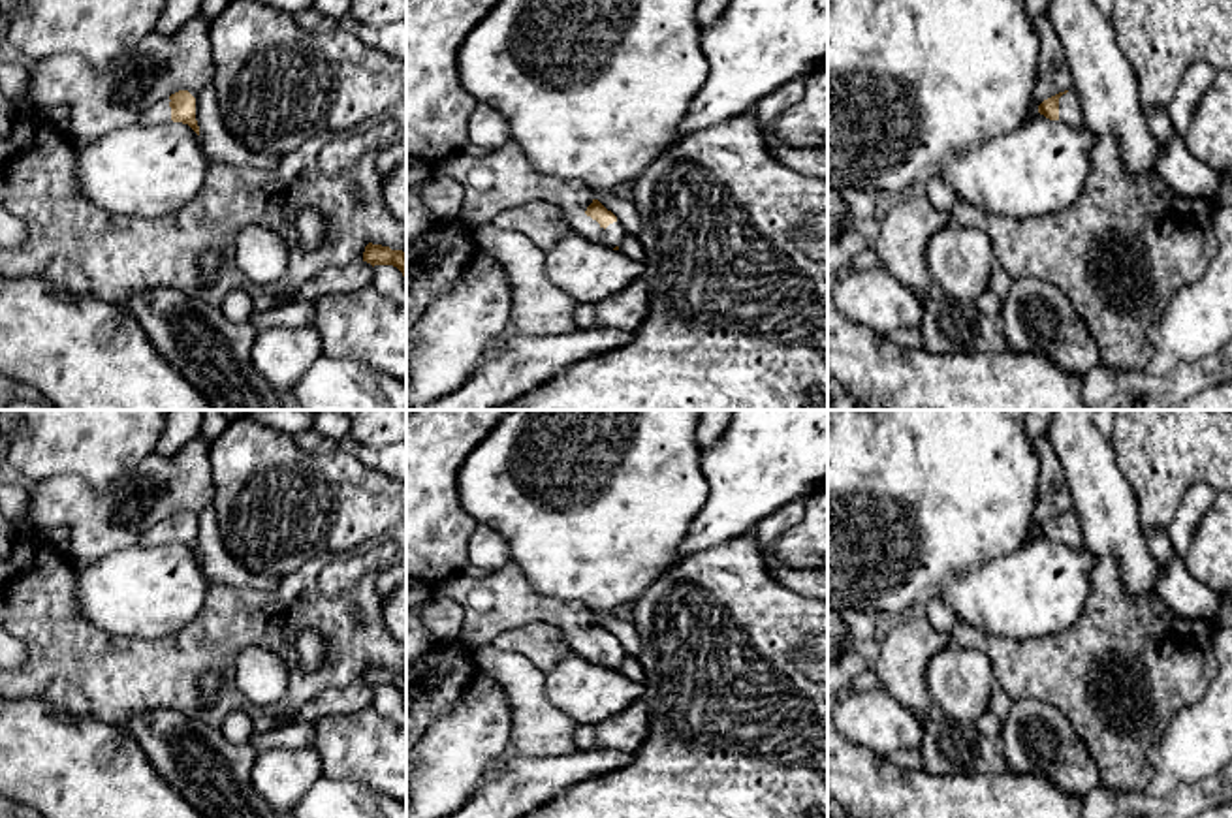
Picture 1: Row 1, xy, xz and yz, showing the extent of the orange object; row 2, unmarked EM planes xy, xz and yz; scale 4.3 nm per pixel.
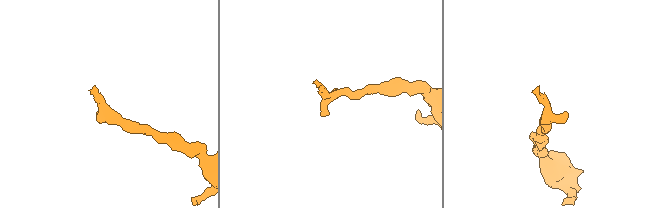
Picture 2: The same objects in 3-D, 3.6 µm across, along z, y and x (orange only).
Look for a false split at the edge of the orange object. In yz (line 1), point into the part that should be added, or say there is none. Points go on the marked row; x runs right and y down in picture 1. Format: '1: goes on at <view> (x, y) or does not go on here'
1: goes on at yz (1069, 106)

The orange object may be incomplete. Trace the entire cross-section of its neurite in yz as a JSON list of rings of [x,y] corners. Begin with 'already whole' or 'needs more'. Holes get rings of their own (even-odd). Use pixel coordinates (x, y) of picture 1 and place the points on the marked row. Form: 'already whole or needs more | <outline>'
needs more | [[[1074,87],[1044,100],[1038,107],[1031,102],[1031,109],[1025,120],[1036,117],[1038,113],[1050,120],[1059,120],[1070,128],[1085,128],[1078,92]]]

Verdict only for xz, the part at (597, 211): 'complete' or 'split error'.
split error

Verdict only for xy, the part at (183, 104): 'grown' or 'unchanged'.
grown

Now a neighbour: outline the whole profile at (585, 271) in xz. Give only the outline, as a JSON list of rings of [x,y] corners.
[[[568,233],[545,250],[545,278],[576,303],[596,305],[641,278],[643,261]]]

